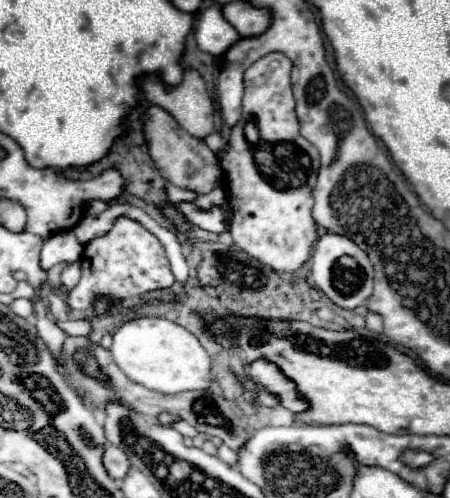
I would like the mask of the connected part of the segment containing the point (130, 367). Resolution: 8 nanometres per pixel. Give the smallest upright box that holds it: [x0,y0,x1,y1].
[109,318,211,394]

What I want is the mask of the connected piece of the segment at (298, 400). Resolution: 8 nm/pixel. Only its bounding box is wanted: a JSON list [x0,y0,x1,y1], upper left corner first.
[249,358,309,414]

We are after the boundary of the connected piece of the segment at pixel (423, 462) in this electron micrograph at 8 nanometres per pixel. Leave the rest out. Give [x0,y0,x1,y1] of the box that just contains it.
[401,450,431,468]

